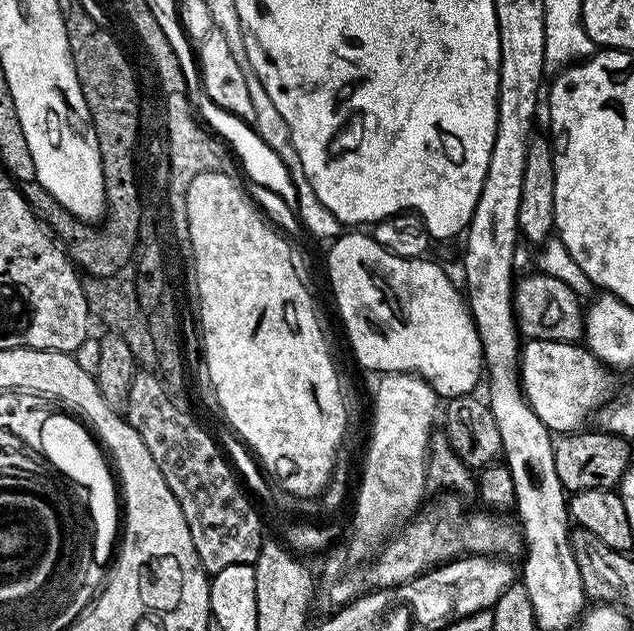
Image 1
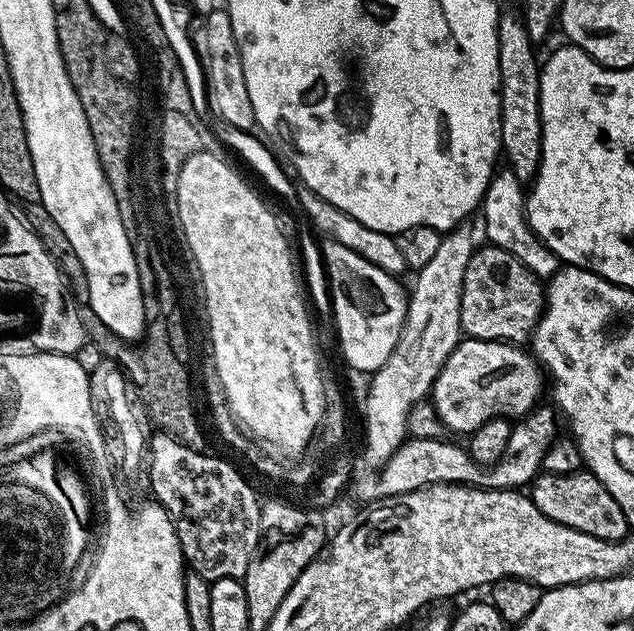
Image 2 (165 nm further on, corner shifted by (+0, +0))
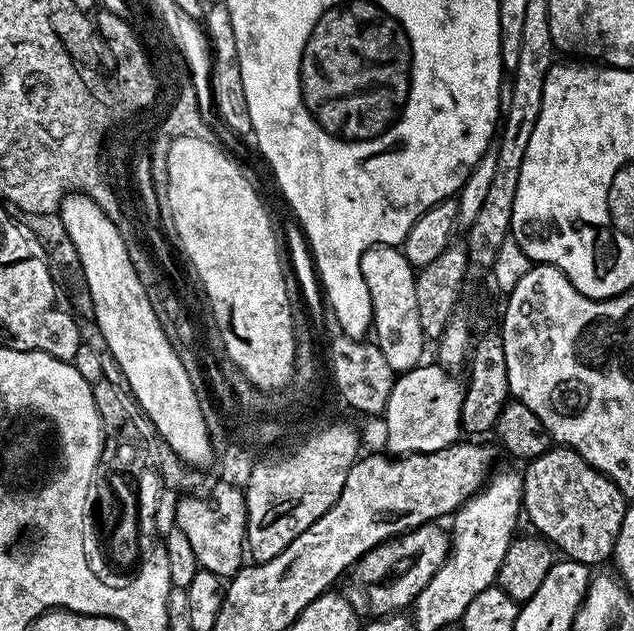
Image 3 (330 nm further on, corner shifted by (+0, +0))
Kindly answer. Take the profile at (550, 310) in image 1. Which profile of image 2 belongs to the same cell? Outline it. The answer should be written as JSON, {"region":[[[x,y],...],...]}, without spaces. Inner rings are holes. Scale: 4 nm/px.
{"region":[[[491,246],[477,247],[462,282],[461,333],[473,340],[503,340],[523,345],[540,321],[545,303],[546,288],[541,277],[522,266],[514,254]]]}

